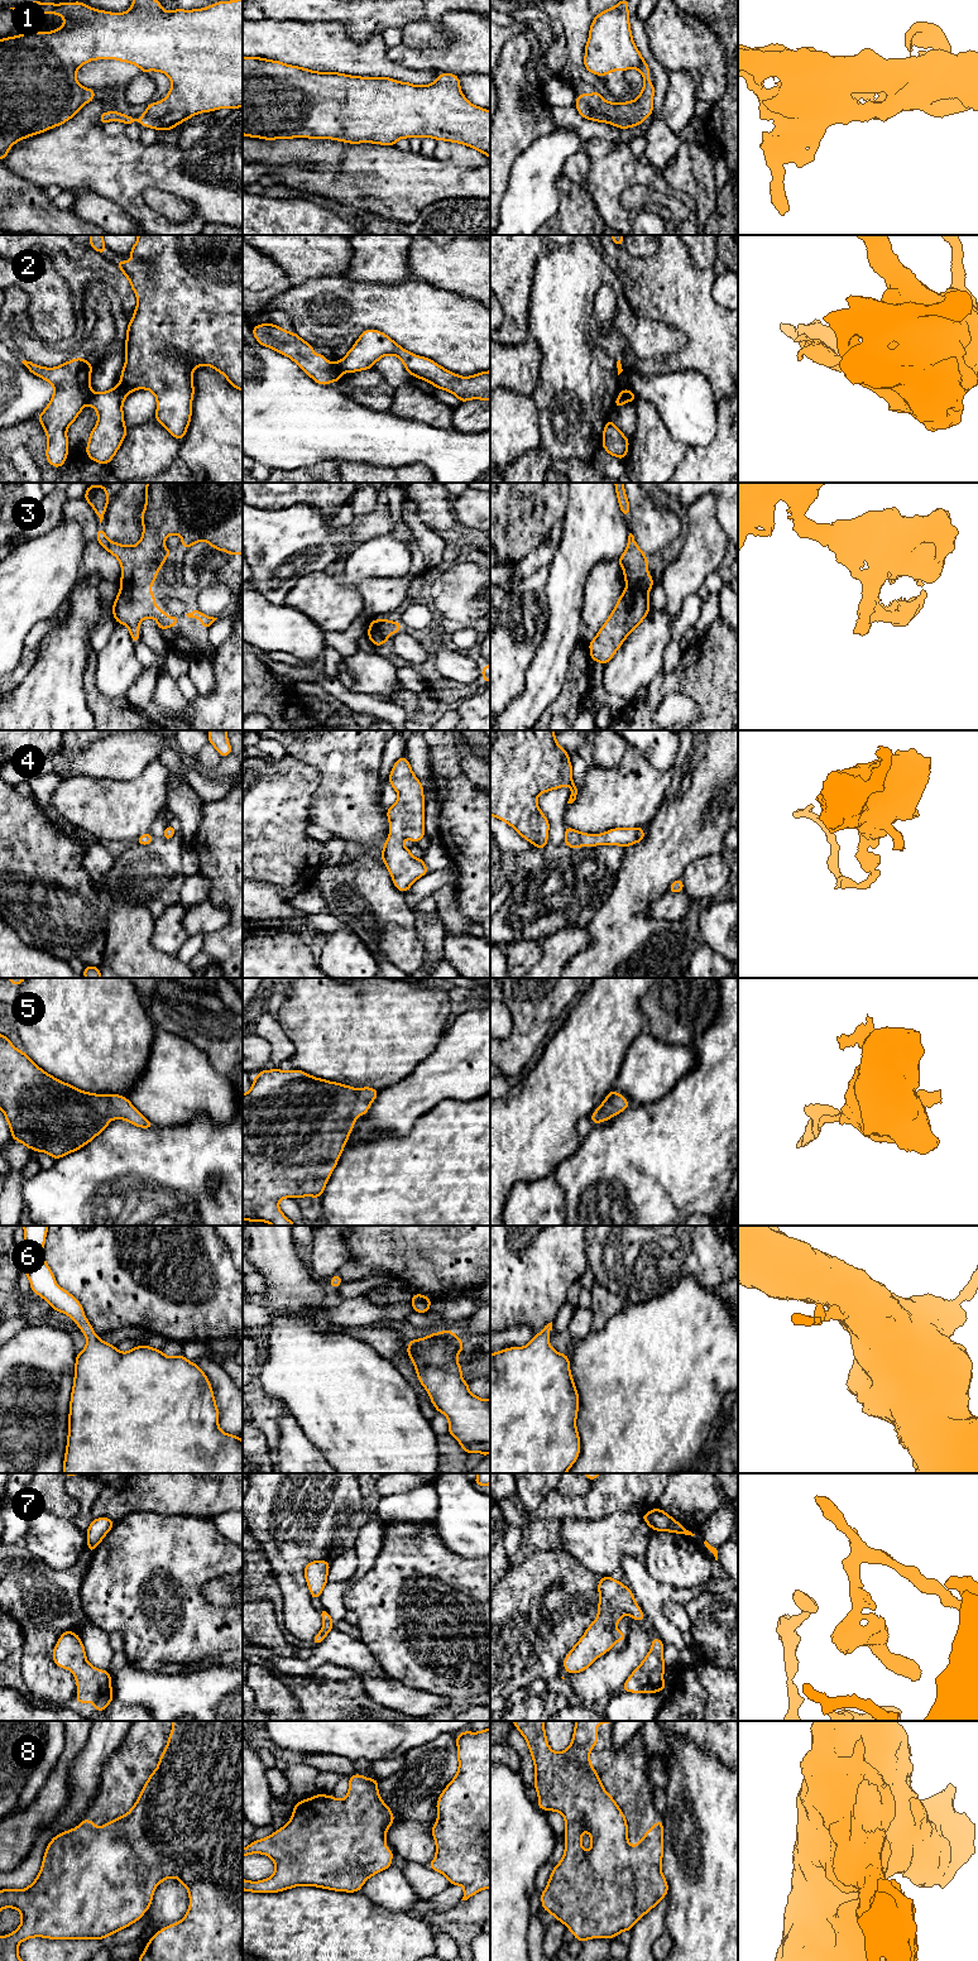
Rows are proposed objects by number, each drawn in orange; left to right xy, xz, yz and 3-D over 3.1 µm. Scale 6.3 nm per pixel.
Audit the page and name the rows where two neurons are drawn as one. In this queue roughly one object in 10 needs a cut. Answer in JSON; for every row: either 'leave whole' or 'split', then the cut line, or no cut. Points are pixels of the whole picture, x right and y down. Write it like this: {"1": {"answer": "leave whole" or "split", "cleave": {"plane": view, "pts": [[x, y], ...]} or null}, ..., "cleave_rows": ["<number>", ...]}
{"1": {"answer": "leave whole", "cleave": null}, "2": {"answer": "split", "cleave": {"plane": "xy", "pts": [[92, 392], [87, 403]]}}, "3": {"answer": "leave whole", "cleave": null}, "4": {"answer": "leave whole", "cleave": null}, "5": {"answer": "leave whole", "cleave": null}, "6": {"answer": "leave whole", "cleave": null}, "7": {"answer": "leave whole", "cleave": null}, "8": {"answer": "leave whole", "cleave": null}, "cleave_rows": ["2"]}

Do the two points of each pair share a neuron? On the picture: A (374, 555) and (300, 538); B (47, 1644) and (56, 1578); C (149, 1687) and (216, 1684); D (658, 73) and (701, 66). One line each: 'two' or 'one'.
A: two
B: one
C: one
D: two

